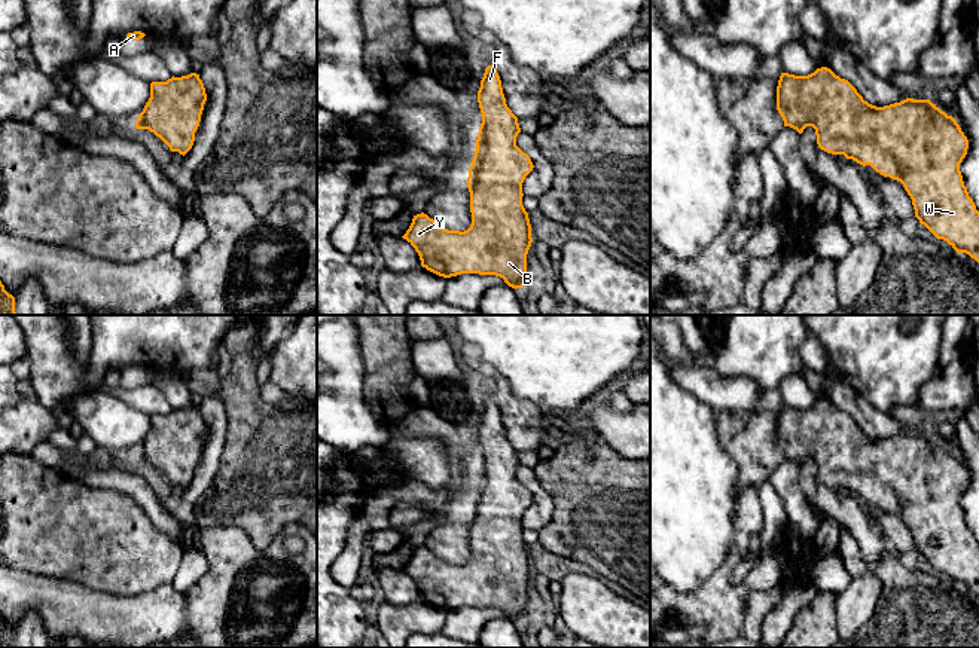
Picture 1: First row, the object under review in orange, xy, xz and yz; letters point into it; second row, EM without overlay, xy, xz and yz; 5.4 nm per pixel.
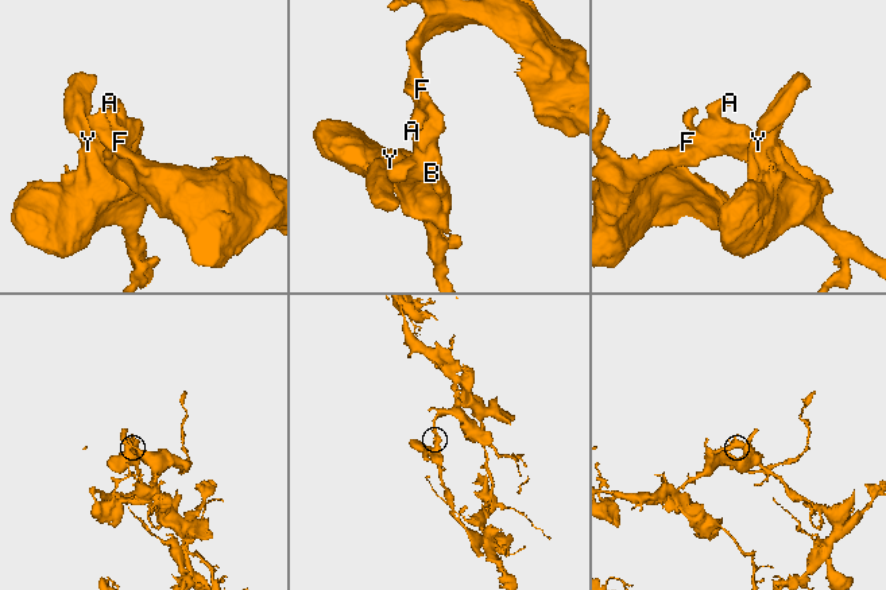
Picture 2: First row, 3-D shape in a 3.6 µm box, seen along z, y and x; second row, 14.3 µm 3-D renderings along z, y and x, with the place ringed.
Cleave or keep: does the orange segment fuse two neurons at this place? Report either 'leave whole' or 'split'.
split

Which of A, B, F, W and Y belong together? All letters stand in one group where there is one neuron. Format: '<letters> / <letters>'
A F / B W Y

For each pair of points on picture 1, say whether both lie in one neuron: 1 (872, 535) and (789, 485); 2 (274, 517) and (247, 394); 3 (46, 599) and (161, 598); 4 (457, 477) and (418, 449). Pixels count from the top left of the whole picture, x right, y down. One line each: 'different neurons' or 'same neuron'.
1: different neurons
2: same neuron
3: same neuron
4: same neuron

